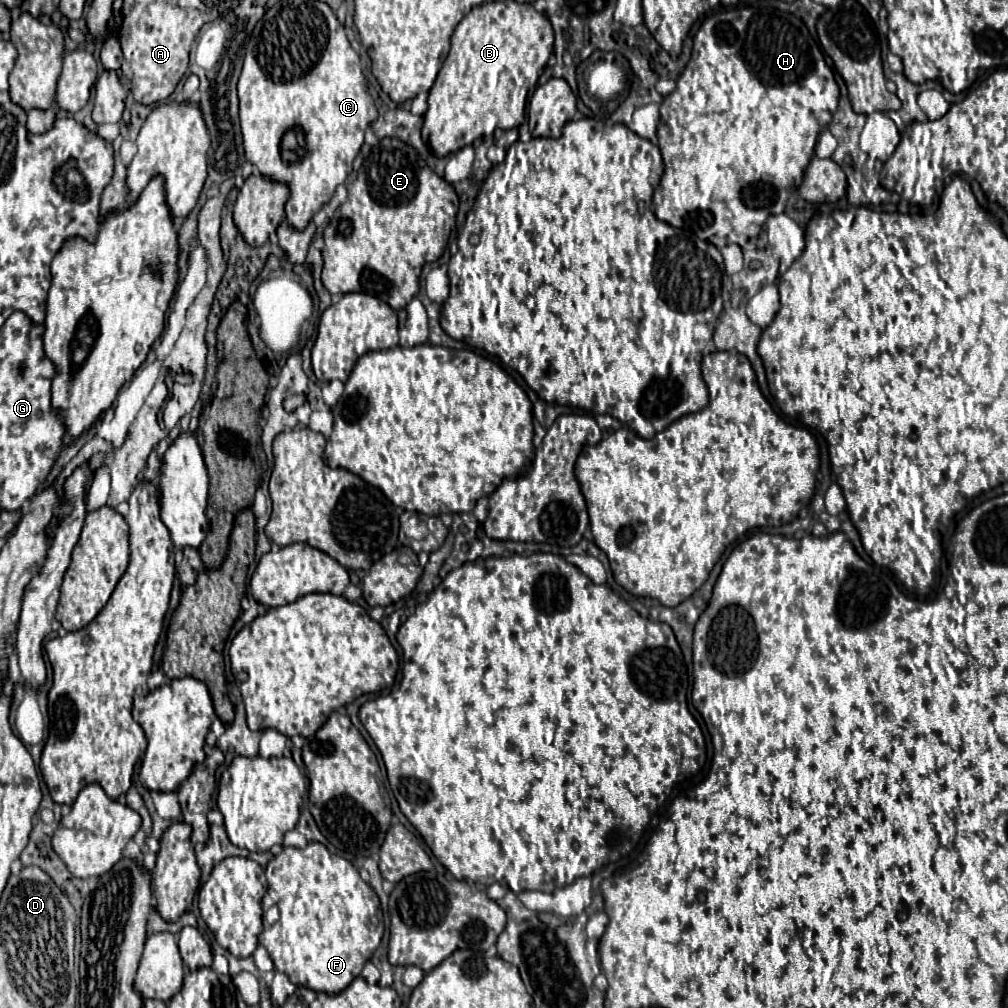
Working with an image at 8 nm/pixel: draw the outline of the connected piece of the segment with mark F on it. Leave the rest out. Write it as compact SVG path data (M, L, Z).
M310 842L302 850L284 848L268 862L266 880L268 892L264 896L264 910L276 904L280 908L280 918L274 924L266 922L258 940L274 960L274 968L286 974L296 986L306 986L326 994L342 992L362 972L384 934L383 913L374 890L360 878L352 862L332 854L318 842Z

